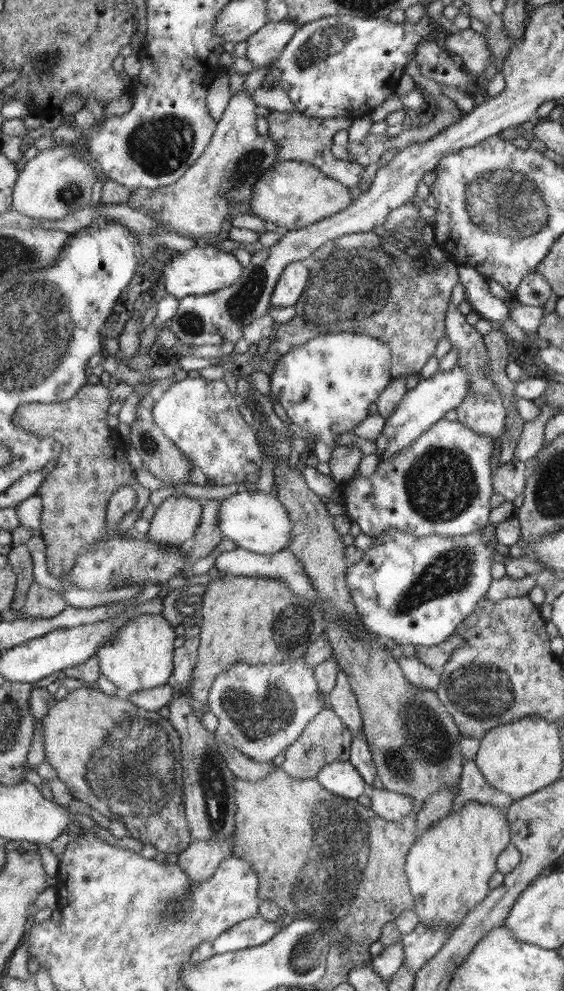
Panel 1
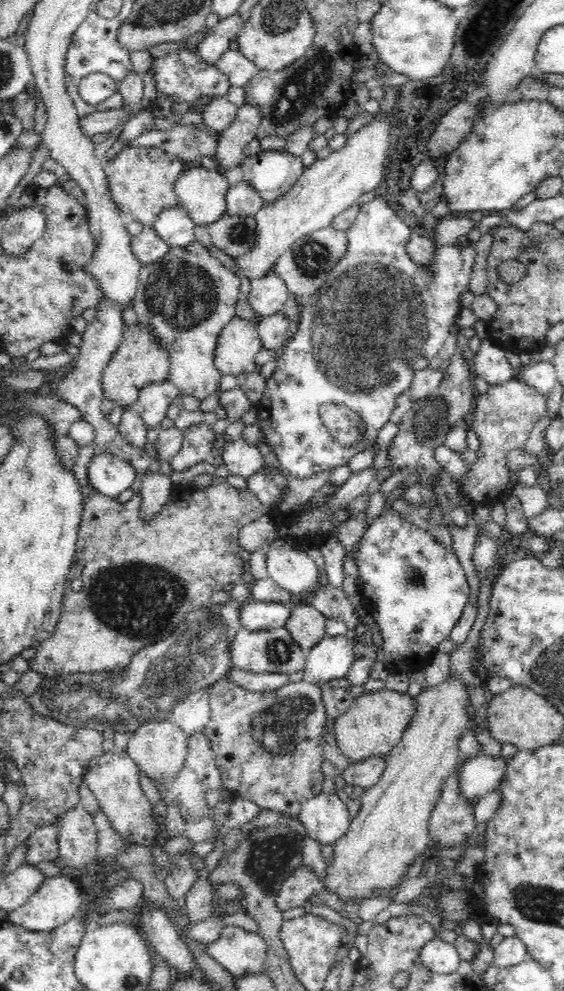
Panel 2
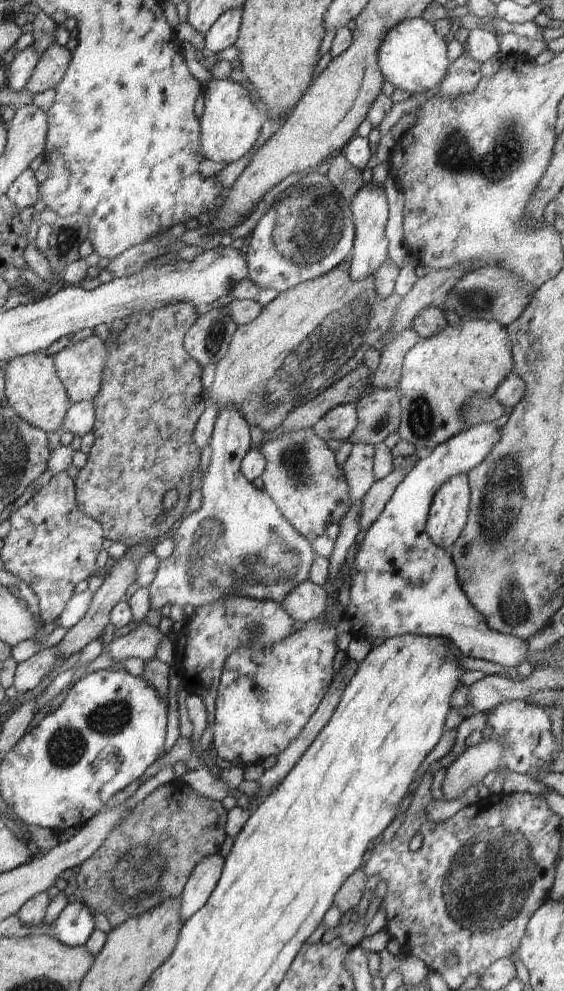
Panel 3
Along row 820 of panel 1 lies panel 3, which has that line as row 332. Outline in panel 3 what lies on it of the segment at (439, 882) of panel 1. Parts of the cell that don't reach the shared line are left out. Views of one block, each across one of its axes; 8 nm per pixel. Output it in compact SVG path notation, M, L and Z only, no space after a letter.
M466 320L456 326L446 325L441 333L418 339L405 354L399 380L399 401L401 418L397 435L415 446L416 456L422 459L428 456L435 446L462 432L461 410L464 403L476 393L493 395L502 379L513 370L511 340L507 330L493 320Z

